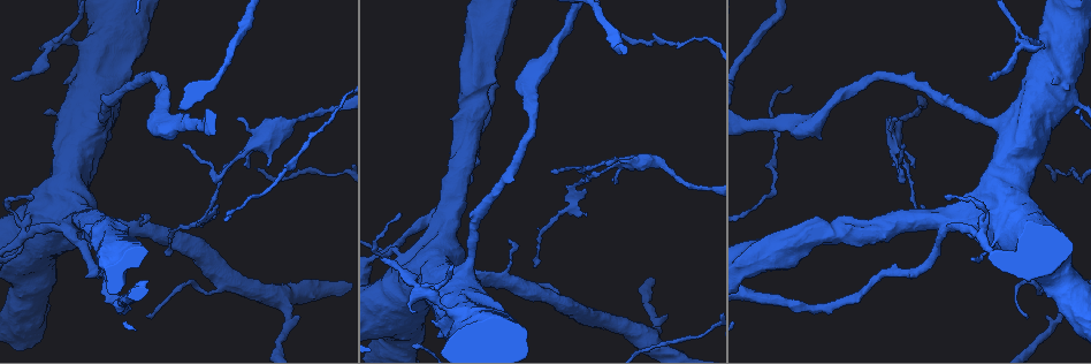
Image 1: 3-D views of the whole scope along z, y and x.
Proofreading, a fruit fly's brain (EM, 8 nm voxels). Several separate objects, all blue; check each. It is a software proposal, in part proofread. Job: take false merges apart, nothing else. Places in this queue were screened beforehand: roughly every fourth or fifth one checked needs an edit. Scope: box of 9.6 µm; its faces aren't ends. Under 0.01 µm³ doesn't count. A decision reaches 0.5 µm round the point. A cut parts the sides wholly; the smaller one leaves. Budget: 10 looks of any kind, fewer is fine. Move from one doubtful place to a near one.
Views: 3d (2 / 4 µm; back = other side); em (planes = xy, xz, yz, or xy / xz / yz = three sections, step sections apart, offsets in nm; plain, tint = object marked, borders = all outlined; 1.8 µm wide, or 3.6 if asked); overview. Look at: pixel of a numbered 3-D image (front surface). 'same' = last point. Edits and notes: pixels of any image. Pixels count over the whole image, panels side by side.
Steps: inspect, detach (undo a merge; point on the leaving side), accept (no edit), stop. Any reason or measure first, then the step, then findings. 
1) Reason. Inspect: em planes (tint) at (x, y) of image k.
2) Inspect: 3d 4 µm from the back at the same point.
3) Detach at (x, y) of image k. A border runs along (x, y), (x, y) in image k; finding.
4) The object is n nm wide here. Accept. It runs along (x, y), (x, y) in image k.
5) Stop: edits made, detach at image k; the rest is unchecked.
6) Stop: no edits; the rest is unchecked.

Touches itself. Inspect: em 3.6 µm planes (tint) at (983, 226) of image 1.

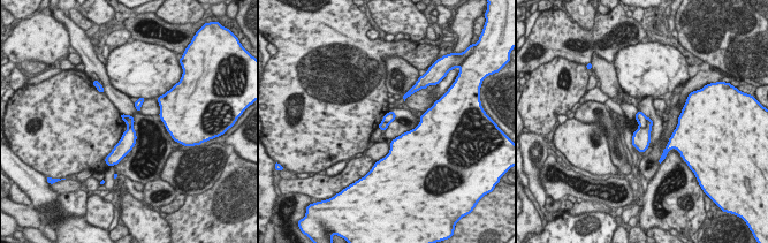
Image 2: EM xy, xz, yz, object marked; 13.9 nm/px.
Detach at (641, 138) of image 2. A border runs along (647, 118), (647, 122), (639, 127) in image 2; a second neuron is stuck on.

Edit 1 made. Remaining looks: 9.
Inspect: overview.

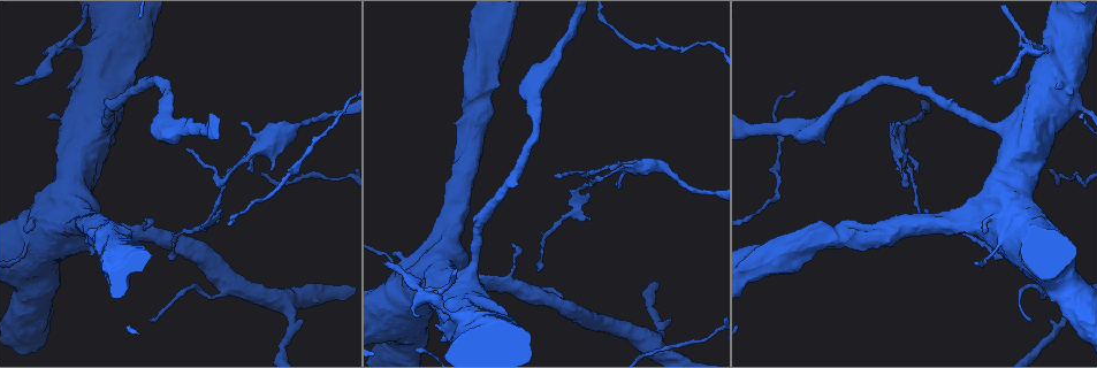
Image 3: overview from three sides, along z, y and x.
Narrows sharply. Inspect: 3d 2 µm from the back at (1032, 44) of image 3.

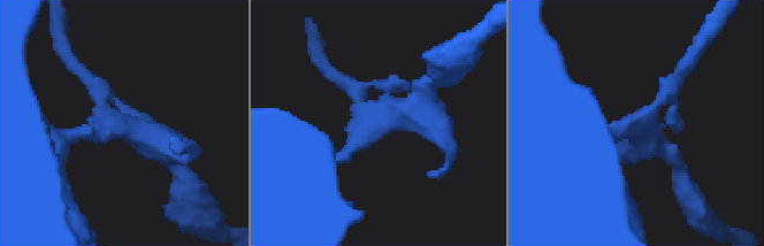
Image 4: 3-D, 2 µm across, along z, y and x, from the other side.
Now the EM. Inspect: em yz step 16 (borders) at (634, 125) of image 4.

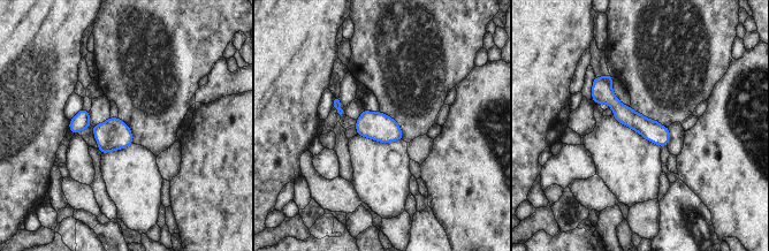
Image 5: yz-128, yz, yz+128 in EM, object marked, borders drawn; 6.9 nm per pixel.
Accept. It runs along (598, 80), (629, 118), (664, 142) in image 5; one neuron here.

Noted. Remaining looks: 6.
Calibre changes. Inspect: em planes (tint) at (133, 236) of image 3.

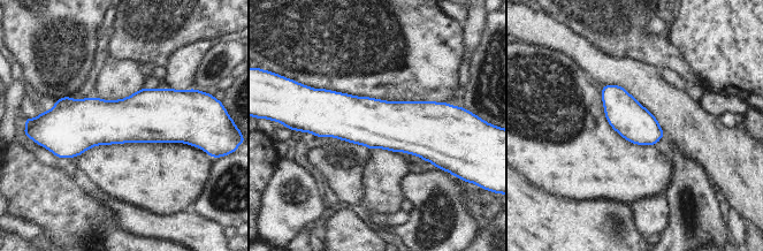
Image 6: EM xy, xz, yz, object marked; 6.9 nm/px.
Accept. It runs along (51, 119), (170, 121), (189, 130) in image 6; continuous, no second neuron.

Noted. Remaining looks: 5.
Thick turns thin. Inspect: em planes (borders) at (638, 167) of image 3.

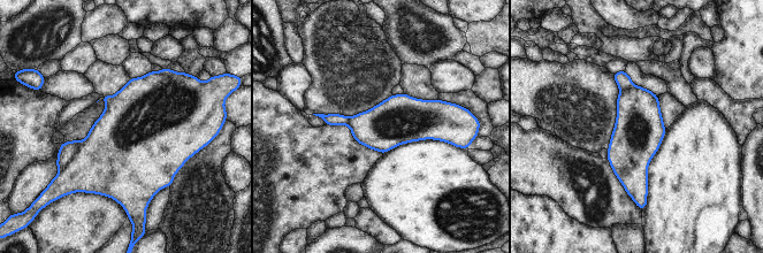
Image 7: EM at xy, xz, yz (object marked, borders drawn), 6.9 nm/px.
The object is 340 nm wide here. Accept. It runs along (326, 117), (346, 121), (450, 121) in image 7; continuous, no second neuron.

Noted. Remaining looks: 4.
Stop: edits made, detach at image 2; the rest is unchecked.

